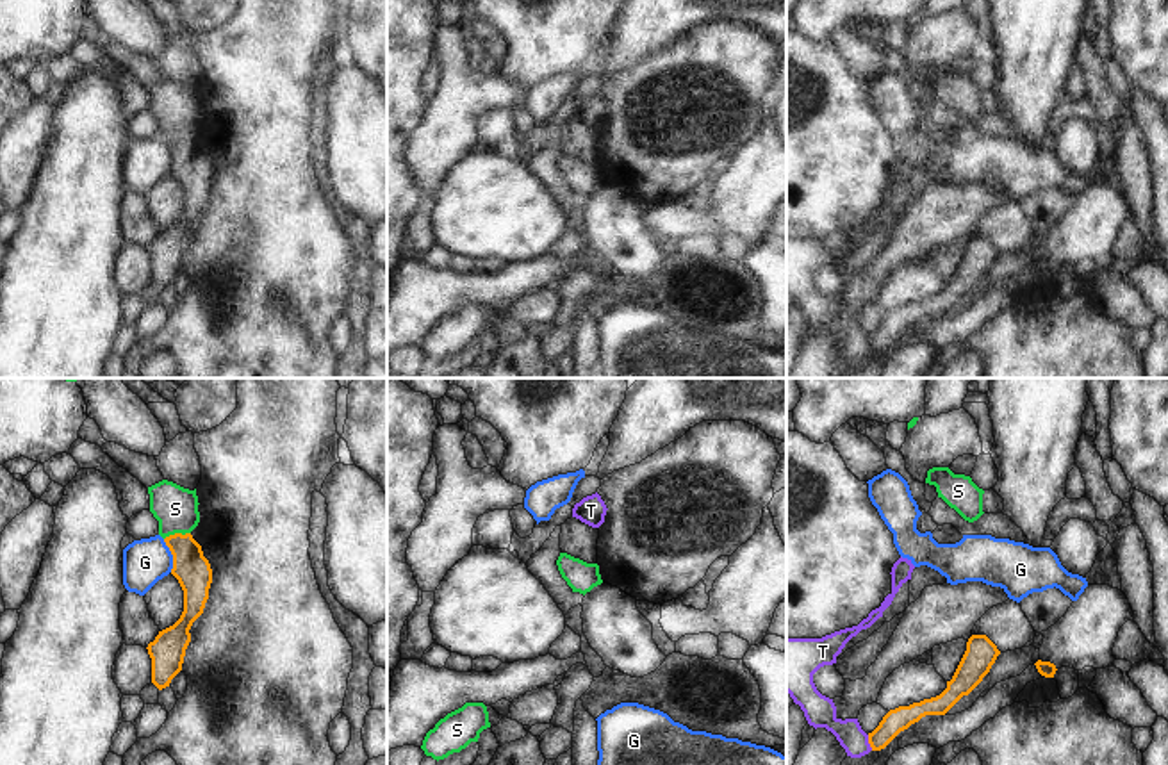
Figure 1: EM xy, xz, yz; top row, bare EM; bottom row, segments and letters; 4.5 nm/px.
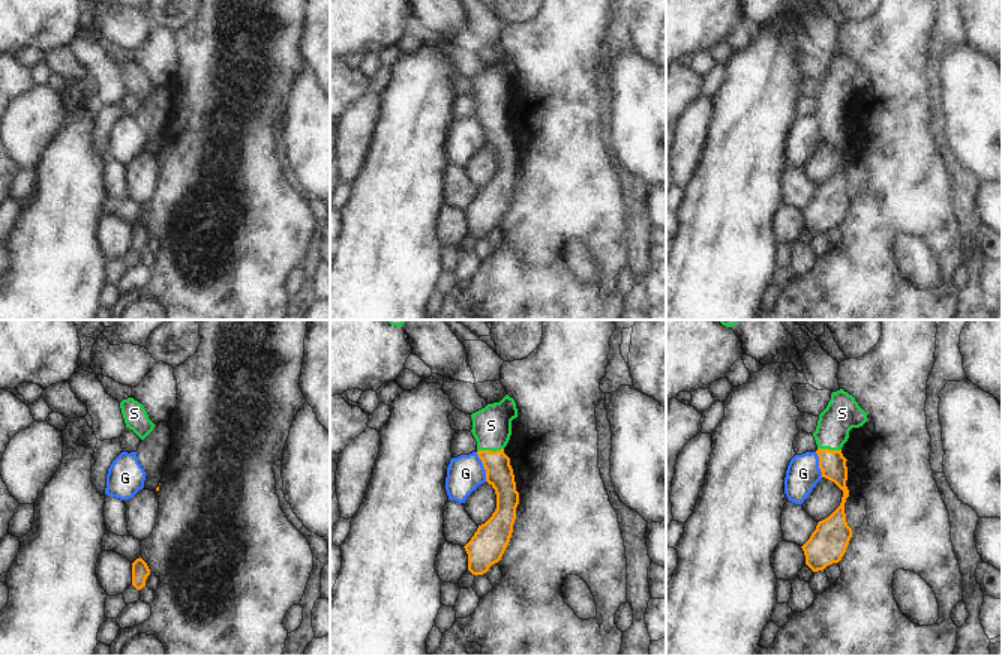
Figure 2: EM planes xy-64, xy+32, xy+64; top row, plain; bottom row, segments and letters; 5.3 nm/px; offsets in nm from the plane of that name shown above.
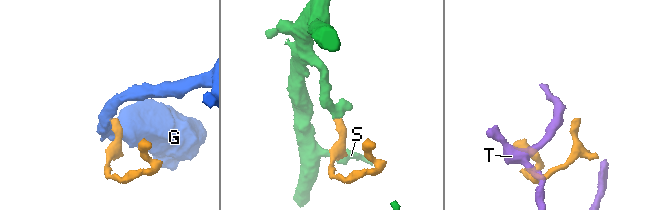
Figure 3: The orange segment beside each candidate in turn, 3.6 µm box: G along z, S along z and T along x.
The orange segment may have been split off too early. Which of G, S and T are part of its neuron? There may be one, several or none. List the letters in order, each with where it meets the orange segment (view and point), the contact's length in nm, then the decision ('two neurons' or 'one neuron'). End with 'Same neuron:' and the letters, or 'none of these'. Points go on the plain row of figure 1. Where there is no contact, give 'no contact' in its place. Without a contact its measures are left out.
G: xy (172, 154) | 160 nm | two neurons
S: xy (177, 134) | 120 nm | one neuron
T: yz (869, 343) | 80 nm | two neurons
Same neuron: S

